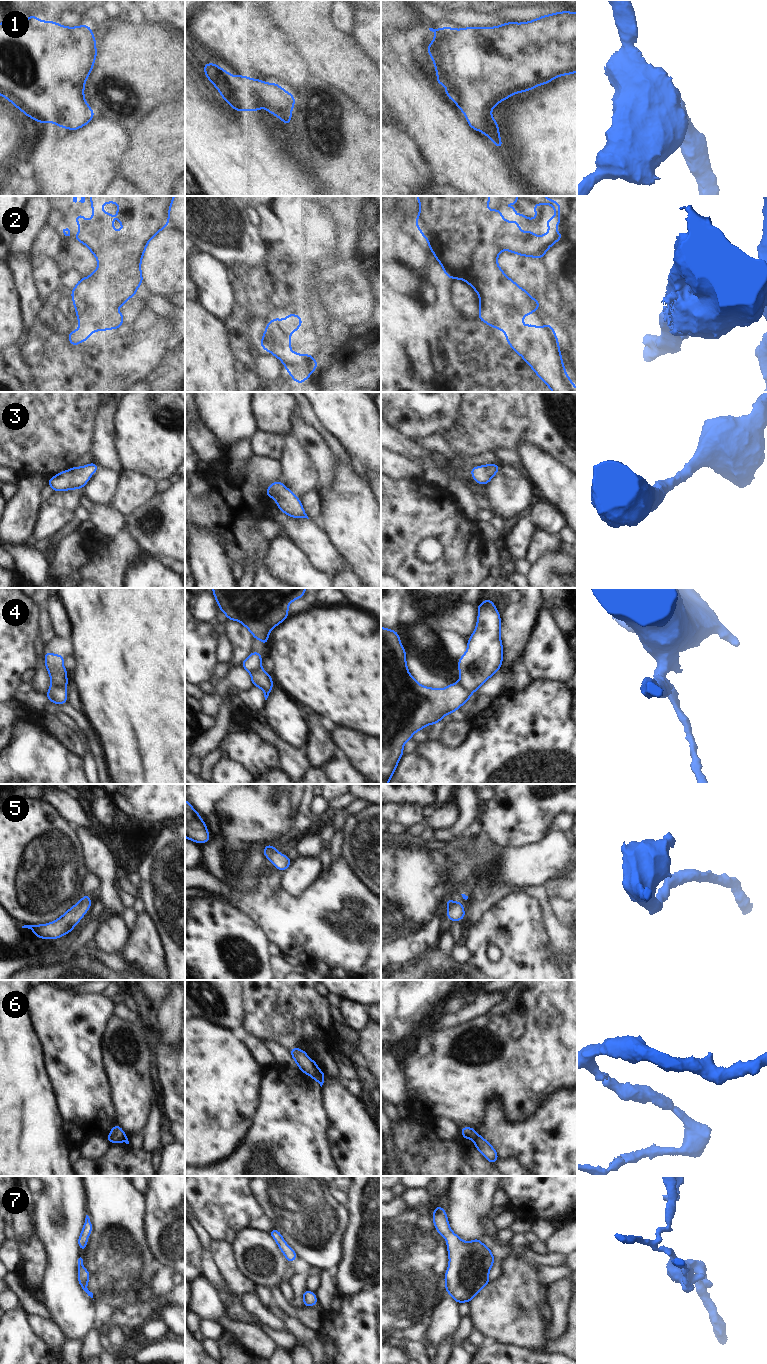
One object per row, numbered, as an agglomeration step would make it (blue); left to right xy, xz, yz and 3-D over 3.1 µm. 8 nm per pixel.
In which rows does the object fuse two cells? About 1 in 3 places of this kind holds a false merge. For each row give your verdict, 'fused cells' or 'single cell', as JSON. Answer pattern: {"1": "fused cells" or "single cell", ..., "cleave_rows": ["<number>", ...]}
{"1": "single cell", "2": "single cell", "3": "single cell", "4": "fused cells", "5": "single cell", "6": "fused cells", "7": "single cell", "cleave_rows": ["4", "6"]}

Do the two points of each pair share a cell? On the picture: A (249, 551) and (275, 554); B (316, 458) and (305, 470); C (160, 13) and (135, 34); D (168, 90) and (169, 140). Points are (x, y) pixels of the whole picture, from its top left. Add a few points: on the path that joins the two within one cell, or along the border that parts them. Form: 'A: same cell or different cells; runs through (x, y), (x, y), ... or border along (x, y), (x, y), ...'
A: different cells; border along (268, 543), (267, 567), (275, 575)
B: different cells; border along (298, 443), (315, 470), (318, 484)
C: different cells; border along (140, 10), (149, 23), (171, 24)
D: different cells; border along (174, 100), (164, 102), (149, 114)

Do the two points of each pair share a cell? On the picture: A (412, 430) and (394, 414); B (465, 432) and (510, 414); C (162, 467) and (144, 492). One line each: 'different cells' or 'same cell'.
A: same cell
B: same cell
C: different cells

